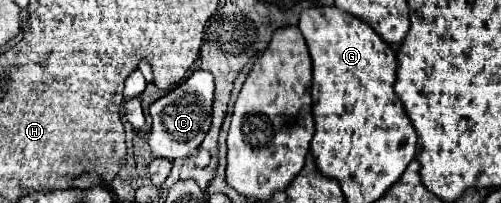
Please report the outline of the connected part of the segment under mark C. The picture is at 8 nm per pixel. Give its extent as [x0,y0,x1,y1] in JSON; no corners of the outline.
[148,70,214,160]

